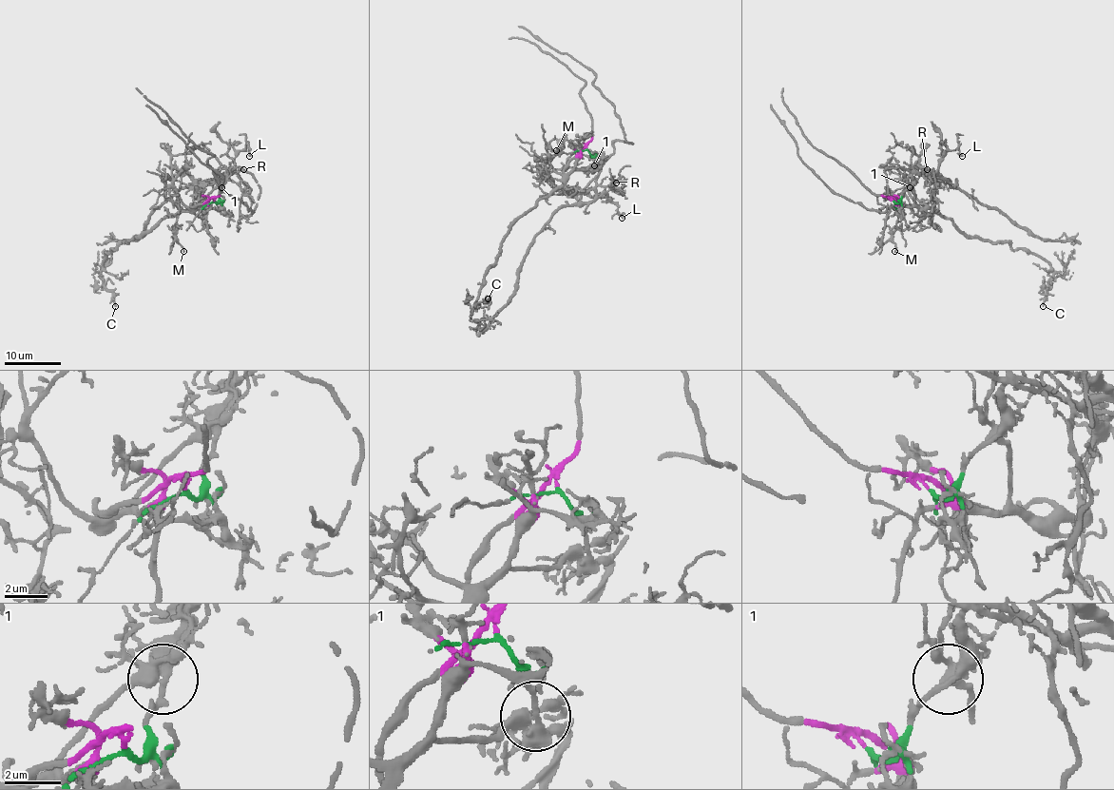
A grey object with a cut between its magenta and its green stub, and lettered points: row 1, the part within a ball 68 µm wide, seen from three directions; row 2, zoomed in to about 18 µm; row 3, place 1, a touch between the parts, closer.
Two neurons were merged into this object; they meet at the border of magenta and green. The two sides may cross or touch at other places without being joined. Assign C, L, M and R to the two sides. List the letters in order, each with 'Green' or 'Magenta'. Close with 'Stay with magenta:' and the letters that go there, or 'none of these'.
C: Magenta
L: Green
M: Magenta
R: Green
Stay with magenta: C, M

